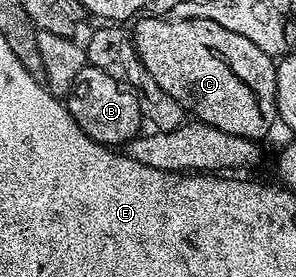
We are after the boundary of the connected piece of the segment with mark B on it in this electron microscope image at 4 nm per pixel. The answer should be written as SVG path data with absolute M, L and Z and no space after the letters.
M86 67L73 78L73 86L65 97L65 103L69 114L89 134L89 138L96 140L98 144L108 146L125 146L140 135L145 121L141 114L141 106L137 106L137 98L117 78L109 78L105 70L97 70Z

